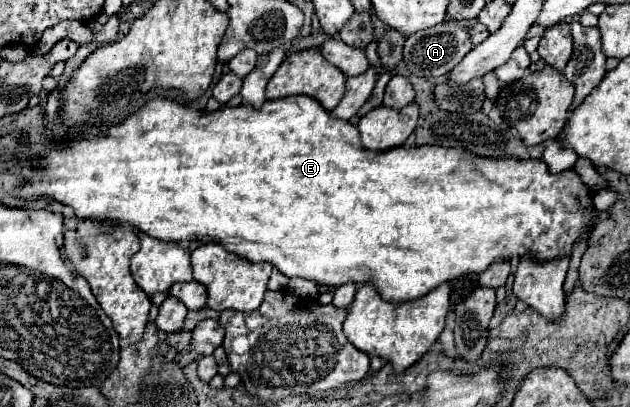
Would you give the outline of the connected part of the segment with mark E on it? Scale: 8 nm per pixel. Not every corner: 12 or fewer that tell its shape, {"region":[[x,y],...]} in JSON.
{"region":[[152,98],[22,200],[408,302],[570,256],[574,170]]}

